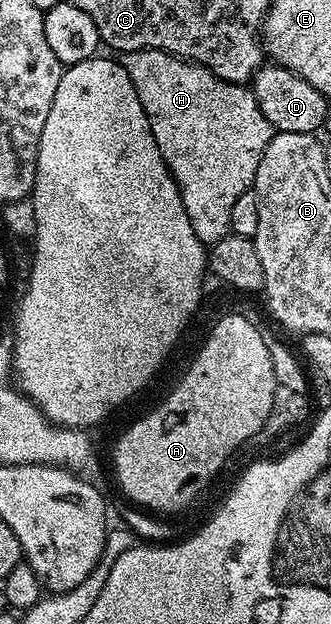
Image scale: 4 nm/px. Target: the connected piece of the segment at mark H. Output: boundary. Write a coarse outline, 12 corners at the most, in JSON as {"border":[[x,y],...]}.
{"border":[[122,54],[197,239],[231,232],[273,136],[250,88]]}

